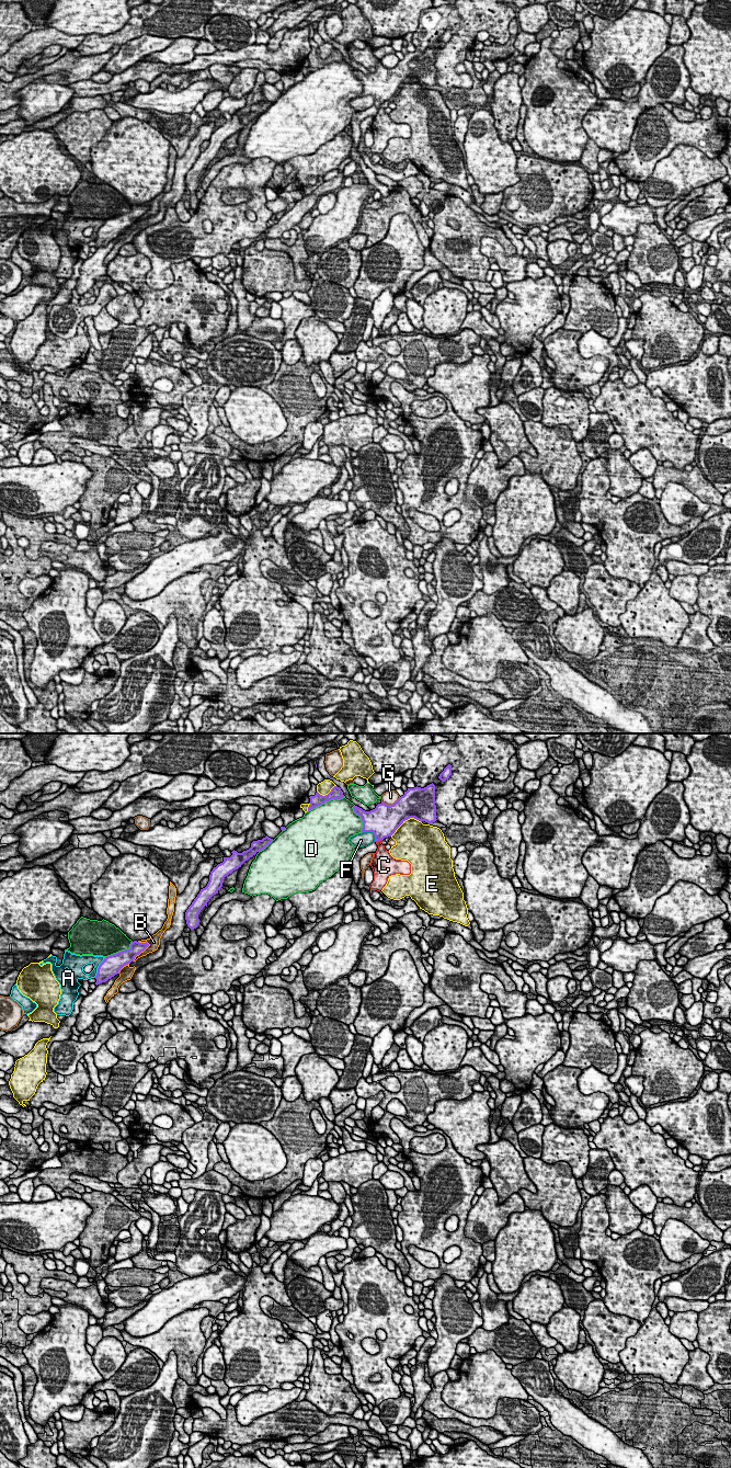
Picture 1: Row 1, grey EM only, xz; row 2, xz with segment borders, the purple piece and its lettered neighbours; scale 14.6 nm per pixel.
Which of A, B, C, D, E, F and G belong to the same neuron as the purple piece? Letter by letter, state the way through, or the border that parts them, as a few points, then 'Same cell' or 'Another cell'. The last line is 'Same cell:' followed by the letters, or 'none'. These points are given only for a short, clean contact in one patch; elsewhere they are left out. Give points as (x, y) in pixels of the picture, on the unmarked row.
A: Another cell
B: Another cell
C: Path across: xz (383, 87), (378, 103), (381, 120). Same cell
D: Another cell
E: Another cell
F: Another cell
G: Another cell
Same cell: C

